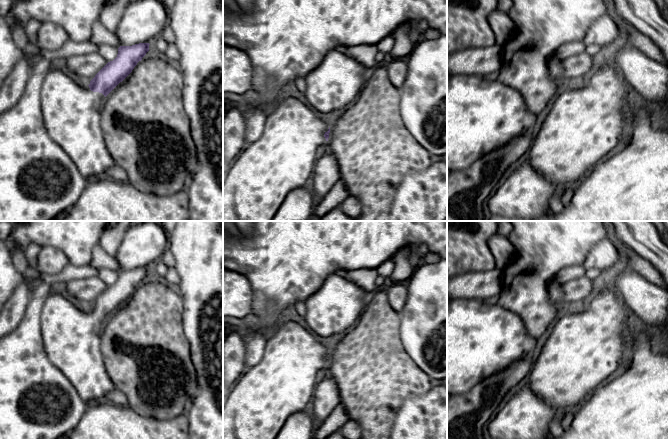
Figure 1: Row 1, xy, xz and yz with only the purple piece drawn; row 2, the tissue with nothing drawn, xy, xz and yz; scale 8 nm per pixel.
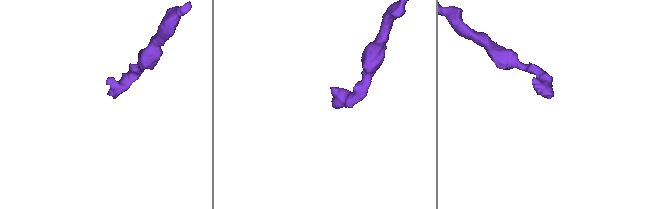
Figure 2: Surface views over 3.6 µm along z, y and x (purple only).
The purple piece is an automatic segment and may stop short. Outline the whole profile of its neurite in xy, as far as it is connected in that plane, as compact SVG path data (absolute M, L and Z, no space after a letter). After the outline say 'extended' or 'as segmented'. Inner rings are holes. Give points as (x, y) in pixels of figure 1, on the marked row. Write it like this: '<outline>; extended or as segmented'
M139 43L132 46L120 46L117 57L108 62L90 81L90 84L75 82L71 77L60 70L48 70L41 88L41 110L44 118L44 125L49 136L68 154L76 164L81 175L87 180L102 177L105 172L116 165L109 154L103 131L101 128L101 109L105 97L122 82L134 69L139 61L149 51L149 43Z; extended

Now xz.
M288 97L267 115L262 137L247 144L231 169L223 175L223 221L272 221L285 197L312 177L318 148L327 143L330 127L309 105Z; extended

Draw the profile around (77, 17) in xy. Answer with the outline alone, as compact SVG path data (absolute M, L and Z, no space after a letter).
M15 0L5 15L11 30L16 22L25 26L34 19L61 26L69 39L89 41L93 24L106 13L107 0Z

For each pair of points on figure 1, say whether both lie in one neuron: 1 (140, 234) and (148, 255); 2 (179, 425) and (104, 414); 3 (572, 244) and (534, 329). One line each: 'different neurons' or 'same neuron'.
1: same neuron
2: same neuron
3: same neuron

